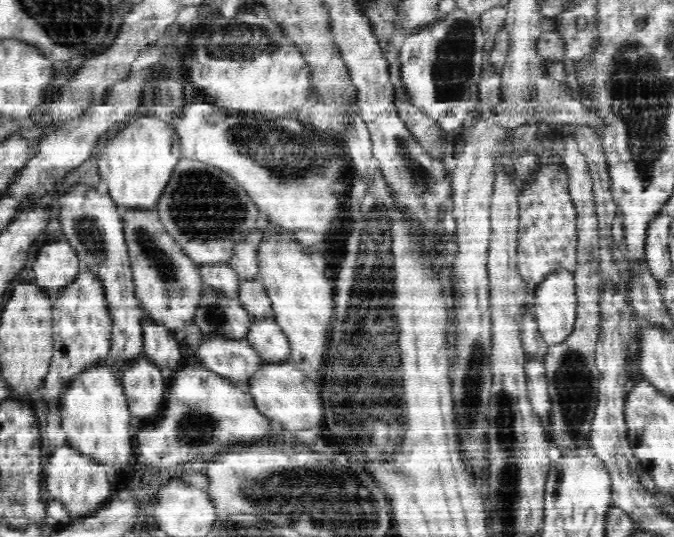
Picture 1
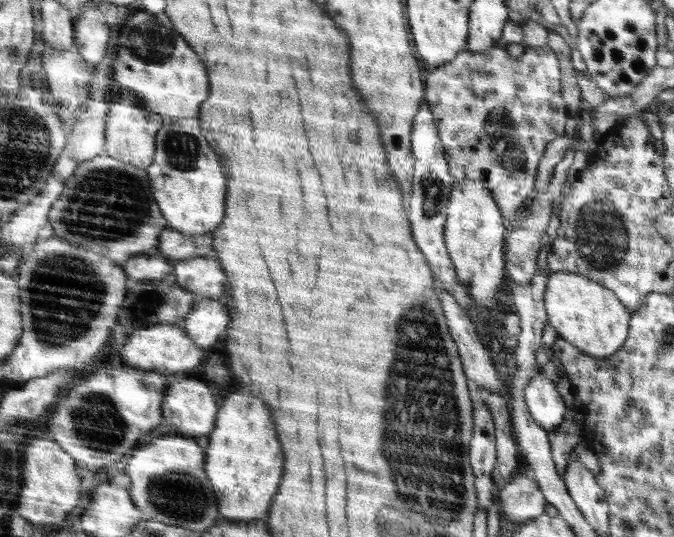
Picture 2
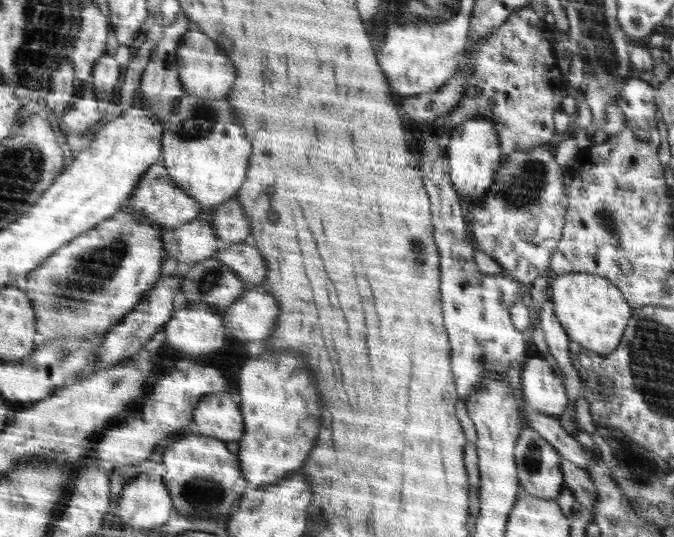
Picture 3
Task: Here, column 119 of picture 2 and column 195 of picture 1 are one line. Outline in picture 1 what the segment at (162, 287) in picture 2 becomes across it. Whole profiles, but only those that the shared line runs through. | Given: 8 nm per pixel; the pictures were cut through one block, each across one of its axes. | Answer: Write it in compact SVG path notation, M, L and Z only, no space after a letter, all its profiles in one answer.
M207 289L200 298L194 322L200 327L206 338L222 336L230 339L244 339L253 326L252 317L242 307L238 298L216 296L214 291Z

